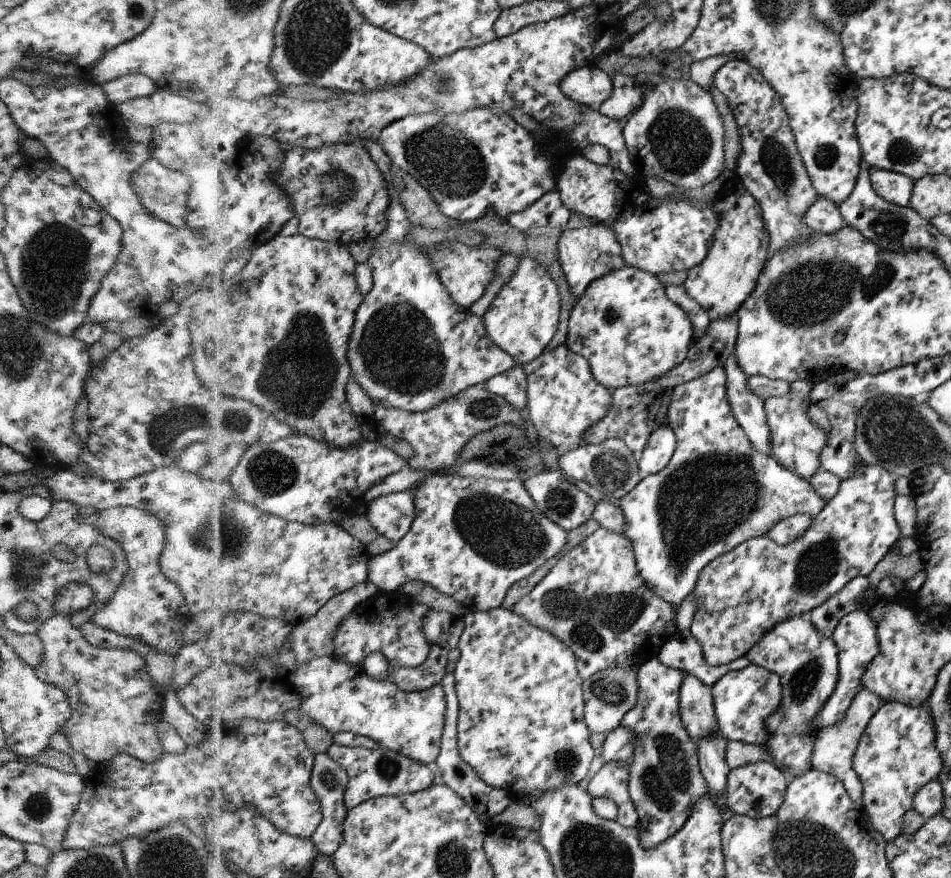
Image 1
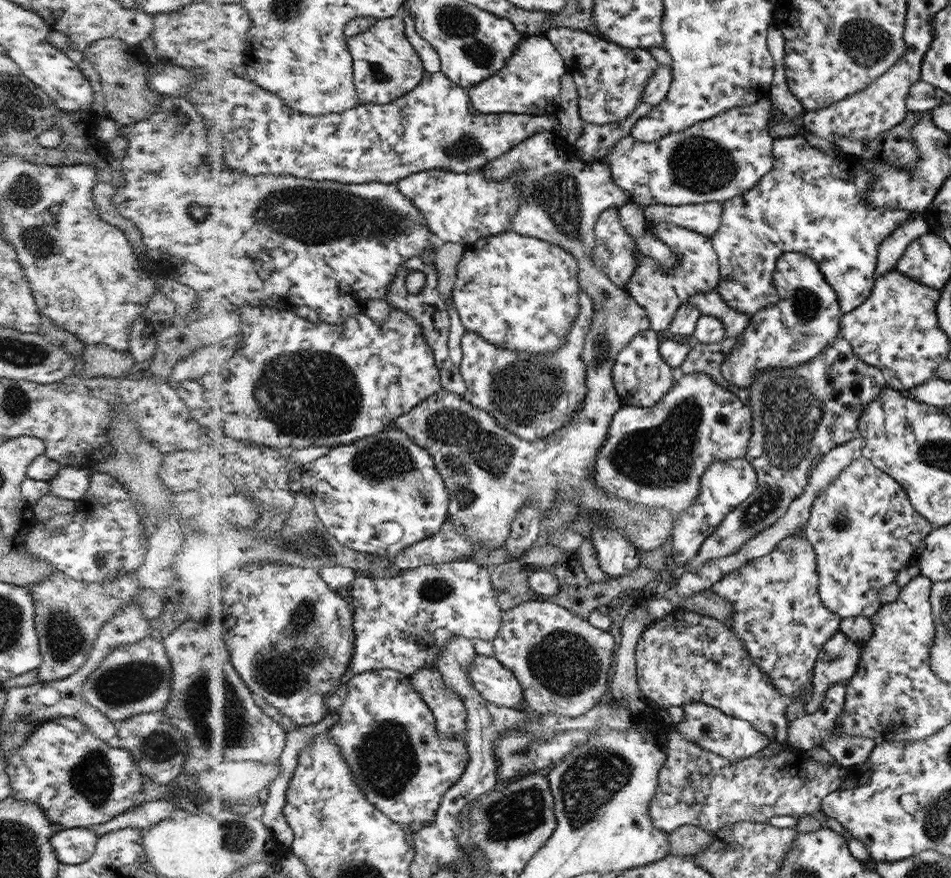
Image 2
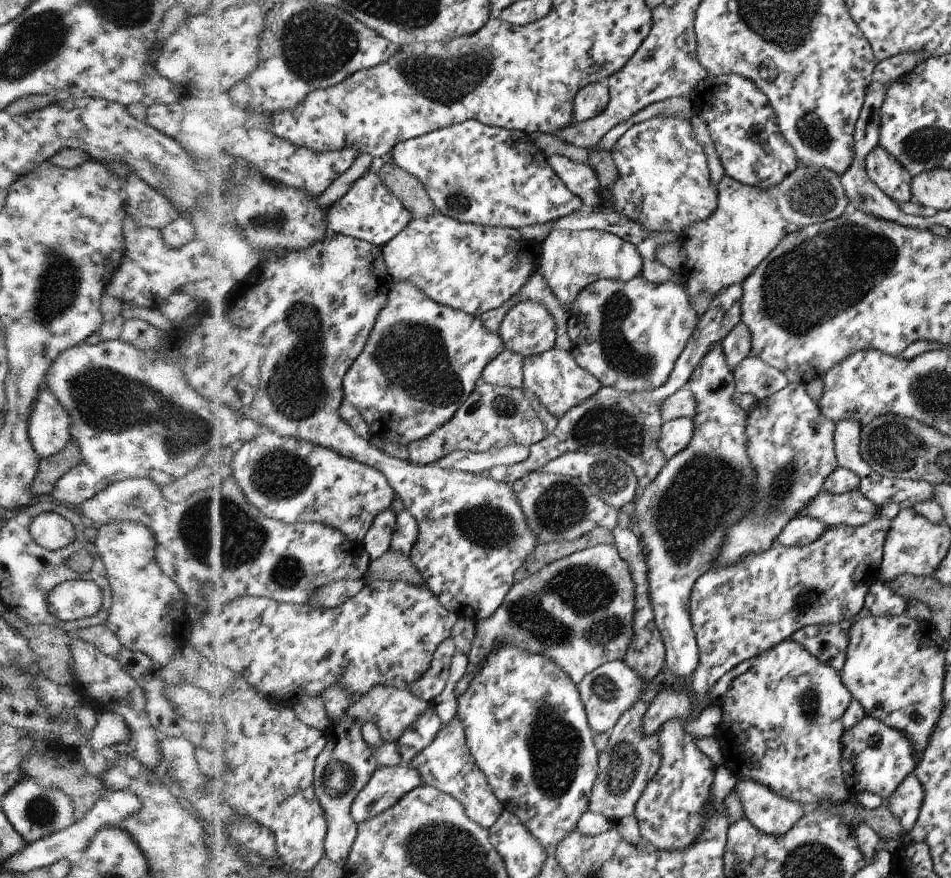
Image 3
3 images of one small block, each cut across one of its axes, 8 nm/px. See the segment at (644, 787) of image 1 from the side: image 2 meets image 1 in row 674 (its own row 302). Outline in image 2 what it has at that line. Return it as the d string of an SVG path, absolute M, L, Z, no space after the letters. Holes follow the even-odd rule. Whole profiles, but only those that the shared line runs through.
M646 222L645 225L648 232L658 238L676 256L676 267L662 271L649 255L643 254L639 246L635 246L633 240L634 273L624 286L624 290L646 310L651 330L665 330L670 326L679 305L695 293L709 292L718 284L721 277L718 273L718 257L711 238L697 231L687 230L675 223Z

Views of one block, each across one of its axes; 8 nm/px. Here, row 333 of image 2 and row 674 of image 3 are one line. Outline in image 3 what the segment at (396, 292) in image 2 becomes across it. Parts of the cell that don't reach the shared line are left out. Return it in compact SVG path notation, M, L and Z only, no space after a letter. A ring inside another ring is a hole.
M452 636L442 642L434 654L430 669L421 677L421 680L417 680L417 682L413 682L409 686L410 691L415 696L433 704L434 700L447 686L451 662L453 662L453 656L457 652L455 640L453 640Z

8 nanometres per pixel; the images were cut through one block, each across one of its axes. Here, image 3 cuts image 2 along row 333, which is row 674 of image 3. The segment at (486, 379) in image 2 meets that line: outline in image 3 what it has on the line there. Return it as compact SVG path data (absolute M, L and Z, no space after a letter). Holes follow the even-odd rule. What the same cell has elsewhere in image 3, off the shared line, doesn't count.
M600 544L588 549L572 552L569 556L545 564L541 570L527 578L514 582L506 598L486 620L474 623L475 634L467 652L465 674L459 679L455 688L457 698L471 686L471 678L479 672L481 662L497 648L513 644L531 654L543 654L561 670L566 671L577 684L585 674L609 661L621 661L626 654L627 646L633 638L635 583L631 578L627 563L623 562L618 549L612 544Z

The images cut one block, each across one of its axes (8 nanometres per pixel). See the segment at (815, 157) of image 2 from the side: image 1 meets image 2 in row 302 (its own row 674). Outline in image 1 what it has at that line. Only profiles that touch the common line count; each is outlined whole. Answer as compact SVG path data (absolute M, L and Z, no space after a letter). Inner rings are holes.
M868 609L851 611L843 616L835 625L834 634L830 639L838 649L838 682L833 694L831 694L826 704L822 706L822 710L812 721L815 737L820 728L842 721L846 710L853 704L855 694L862 688L861 678L866 666L870 664L871 659L878 653L877 627L870 618ZM747 665L738 671L724 674L710 687L713 693L714 715L717 719L717 732L727 741L741 741L747 744L766 743L764 722L778 709L782 693L778 676L757 665Z

